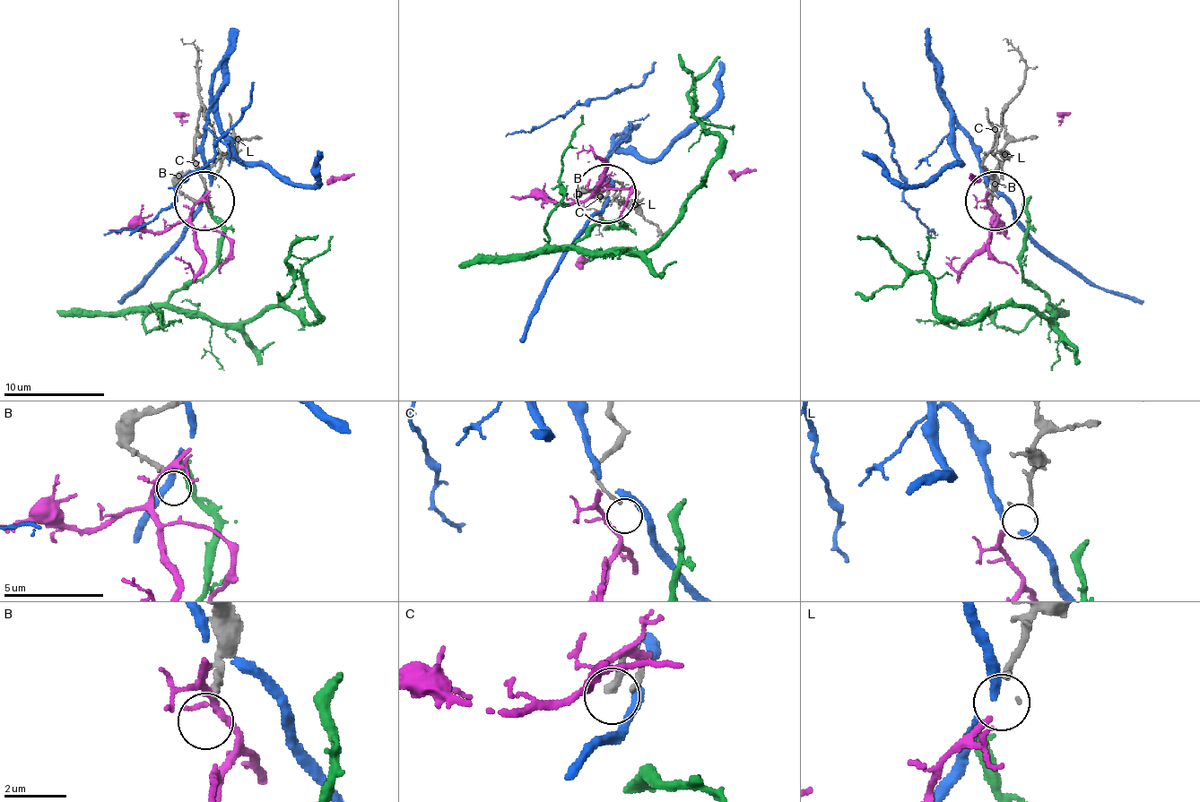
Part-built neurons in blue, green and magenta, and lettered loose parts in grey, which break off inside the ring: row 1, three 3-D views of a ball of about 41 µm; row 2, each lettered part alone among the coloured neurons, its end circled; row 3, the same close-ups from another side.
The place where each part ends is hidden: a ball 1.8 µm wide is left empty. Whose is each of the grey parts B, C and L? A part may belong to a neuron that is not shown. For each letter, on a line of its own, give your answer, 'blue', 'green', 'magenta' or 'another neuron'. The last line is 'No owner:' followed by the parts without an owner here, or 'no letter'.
B: another neuron
C: another neuron
L: another neuron
No owner: B, C, L

